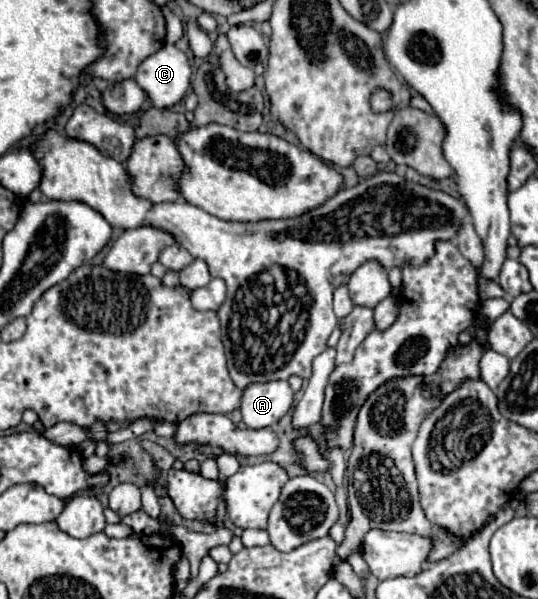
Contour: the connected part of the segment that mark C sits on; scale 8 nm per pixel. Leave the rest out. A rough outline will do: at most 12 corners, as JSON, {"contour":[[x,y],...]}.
{"contour":[[164,44],[138,66],[154,108],[186,96],[186,54]]}

